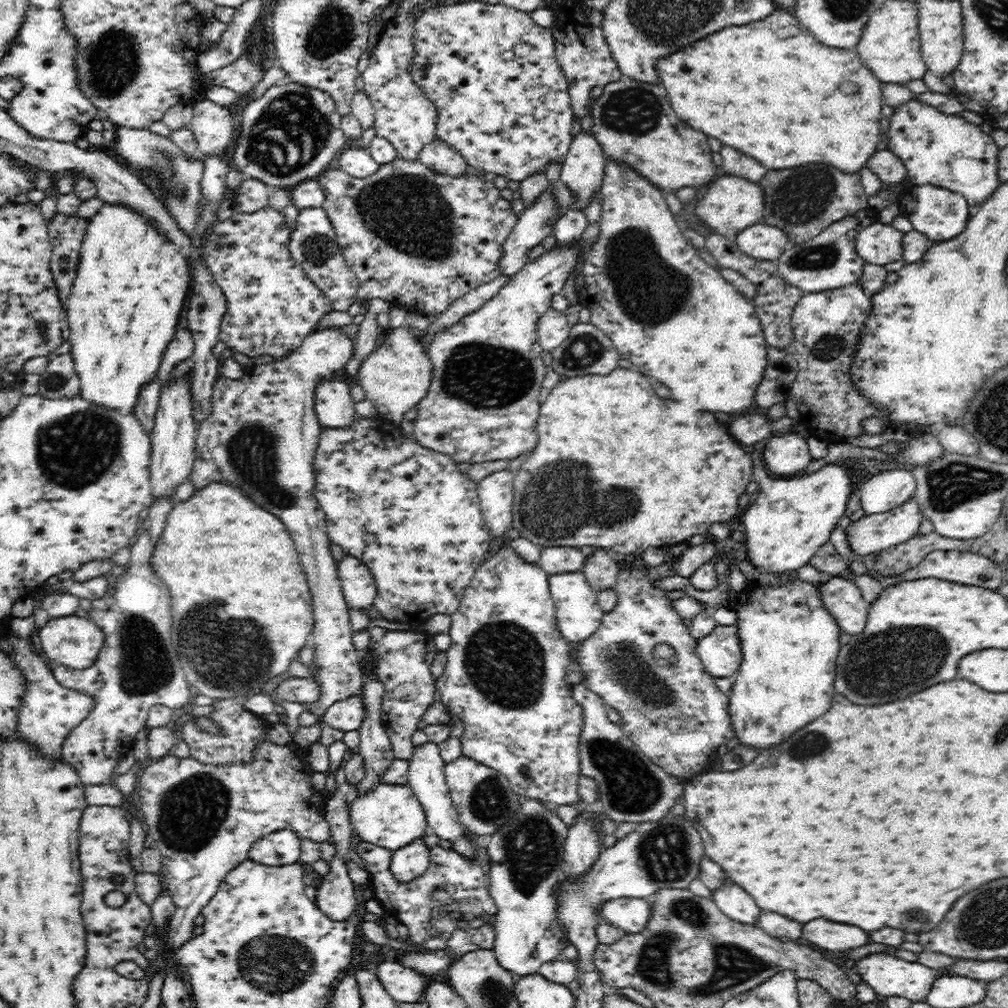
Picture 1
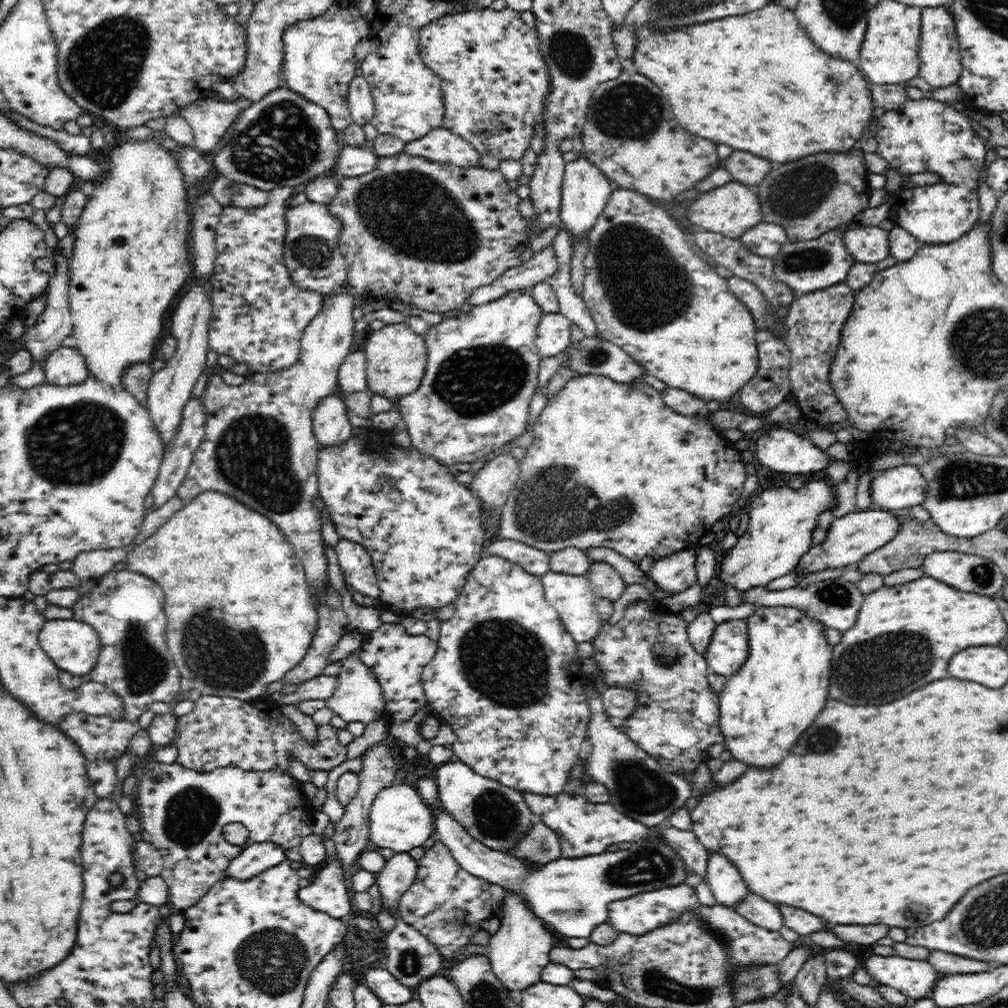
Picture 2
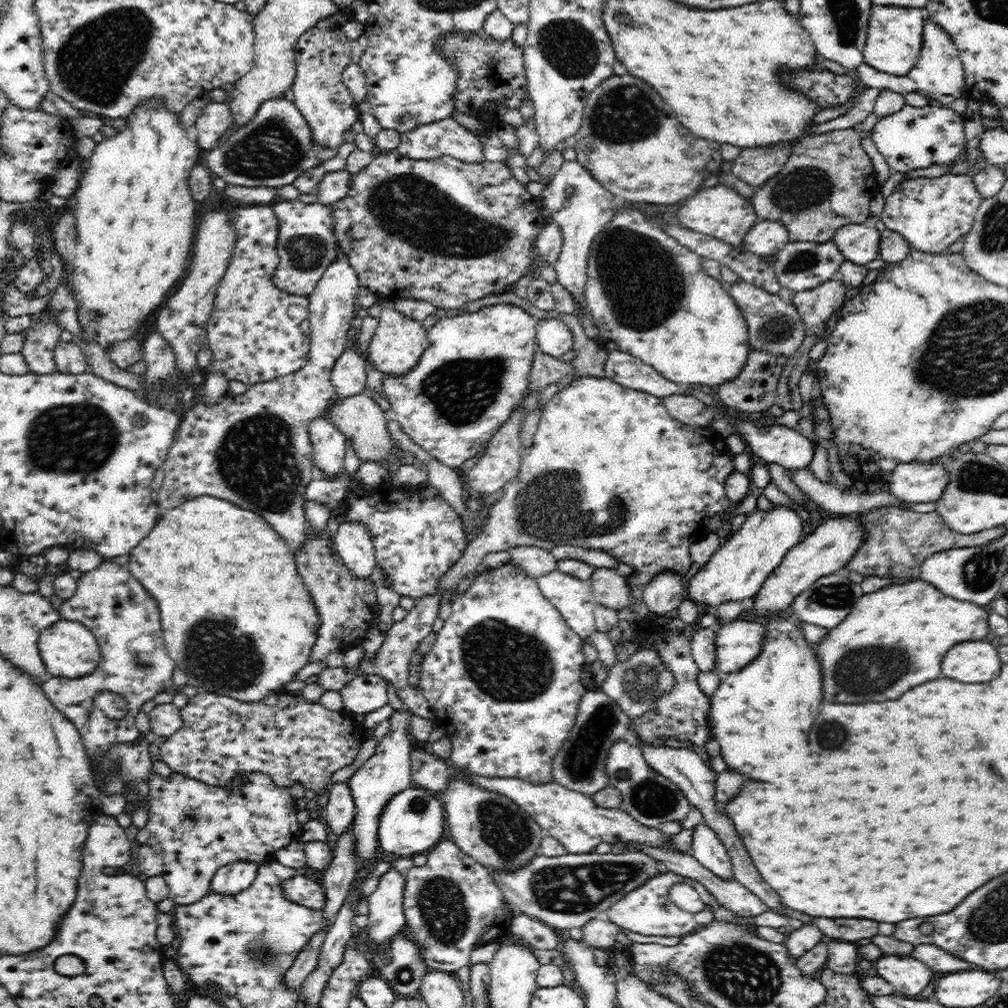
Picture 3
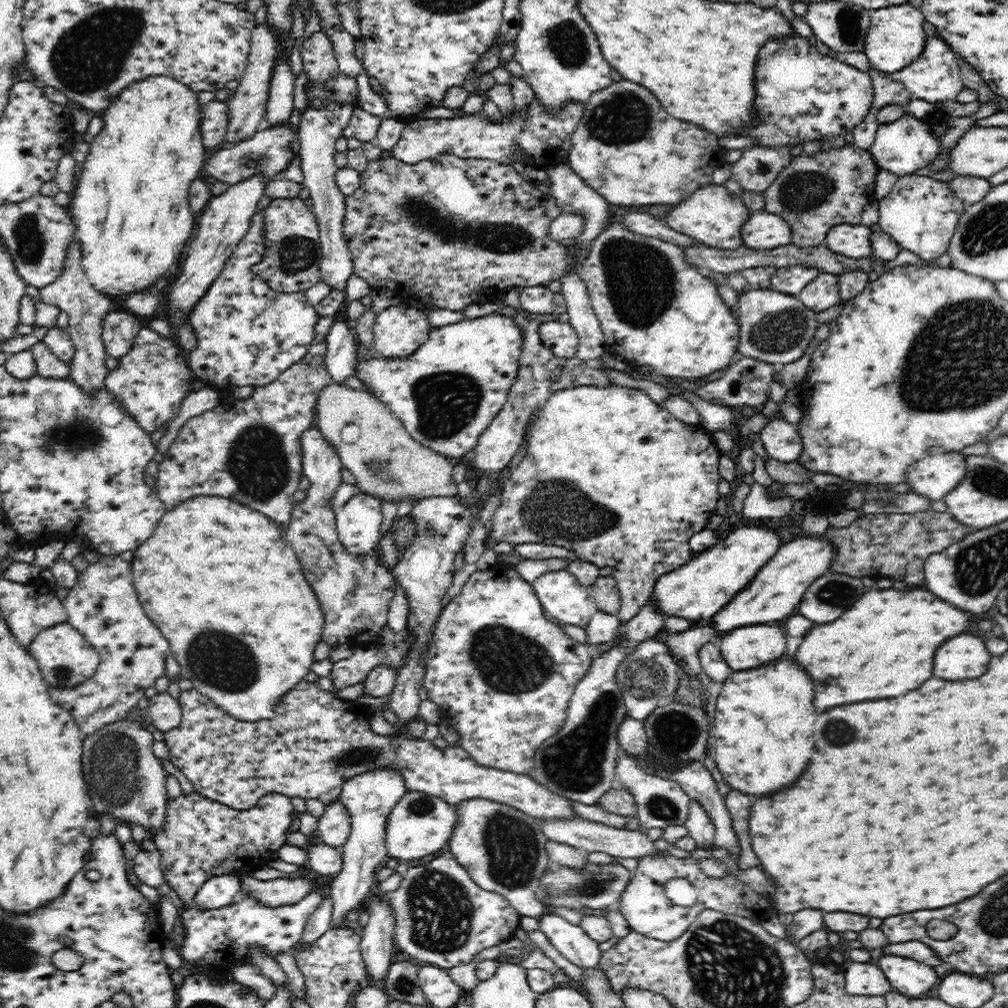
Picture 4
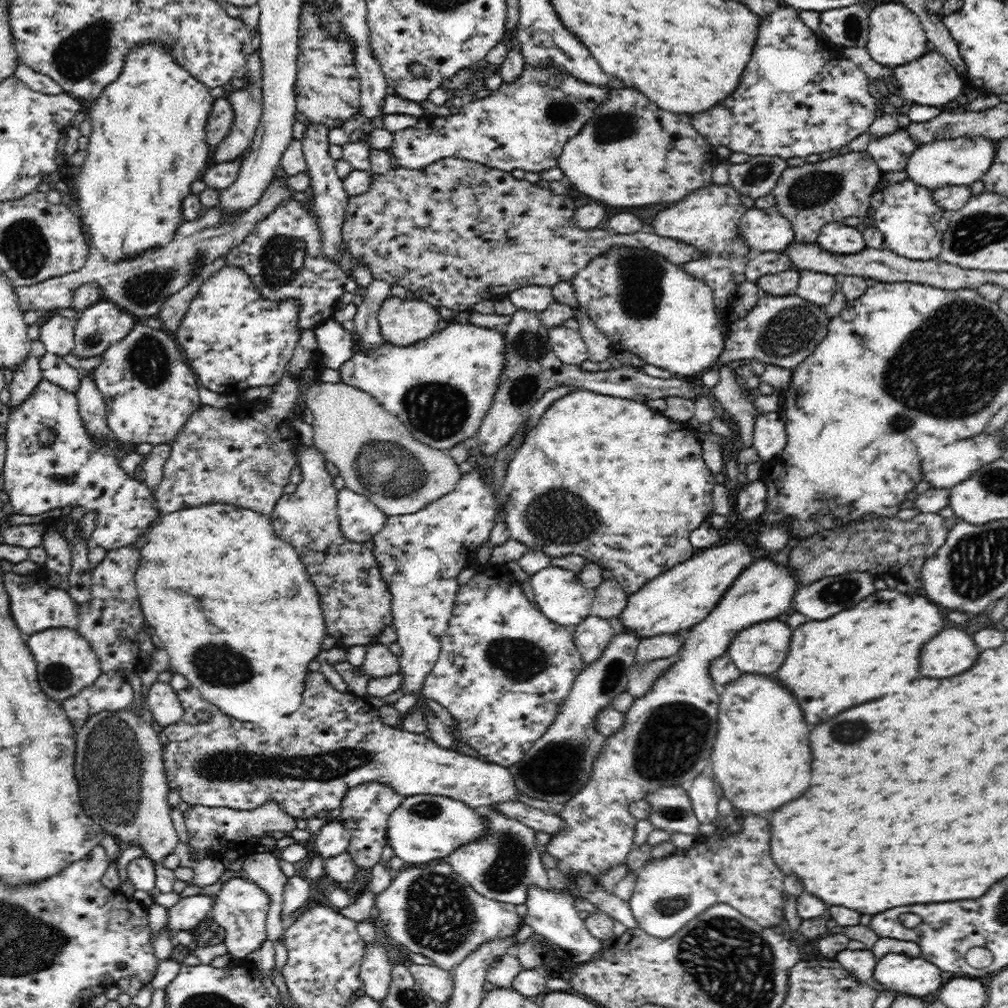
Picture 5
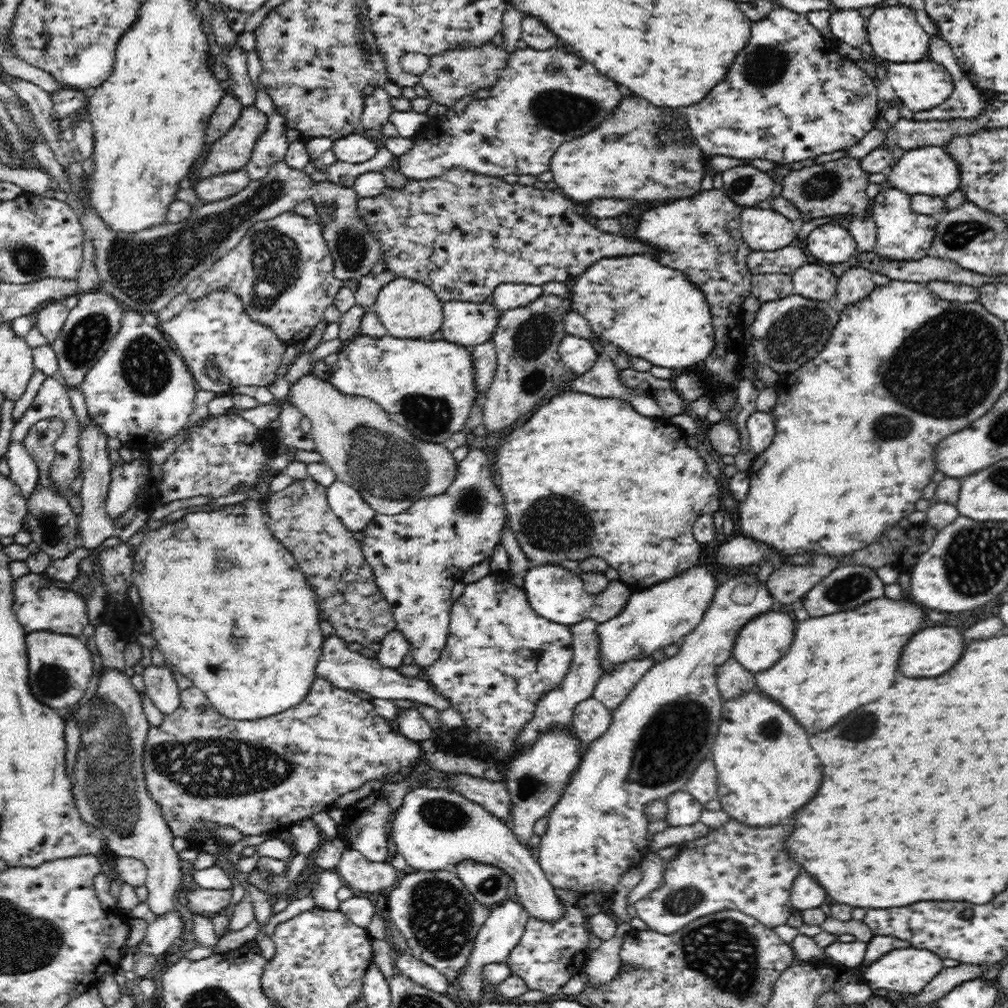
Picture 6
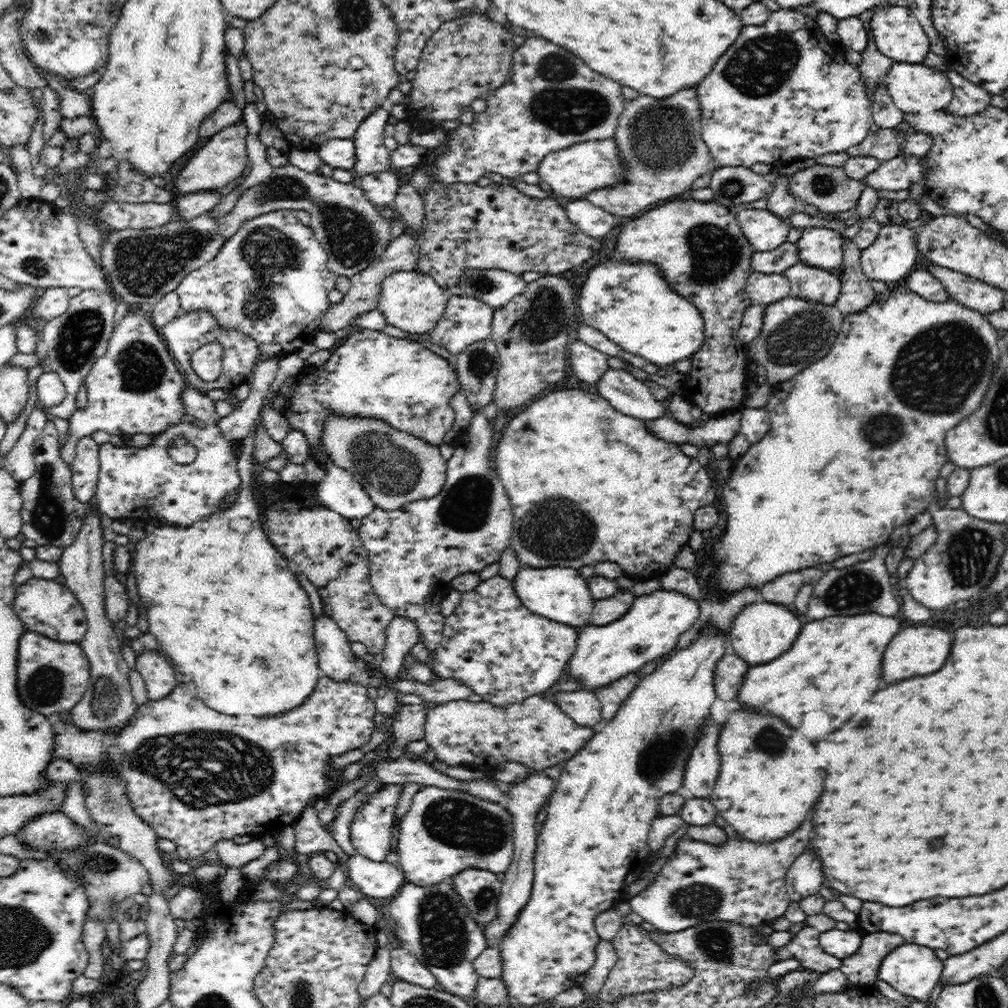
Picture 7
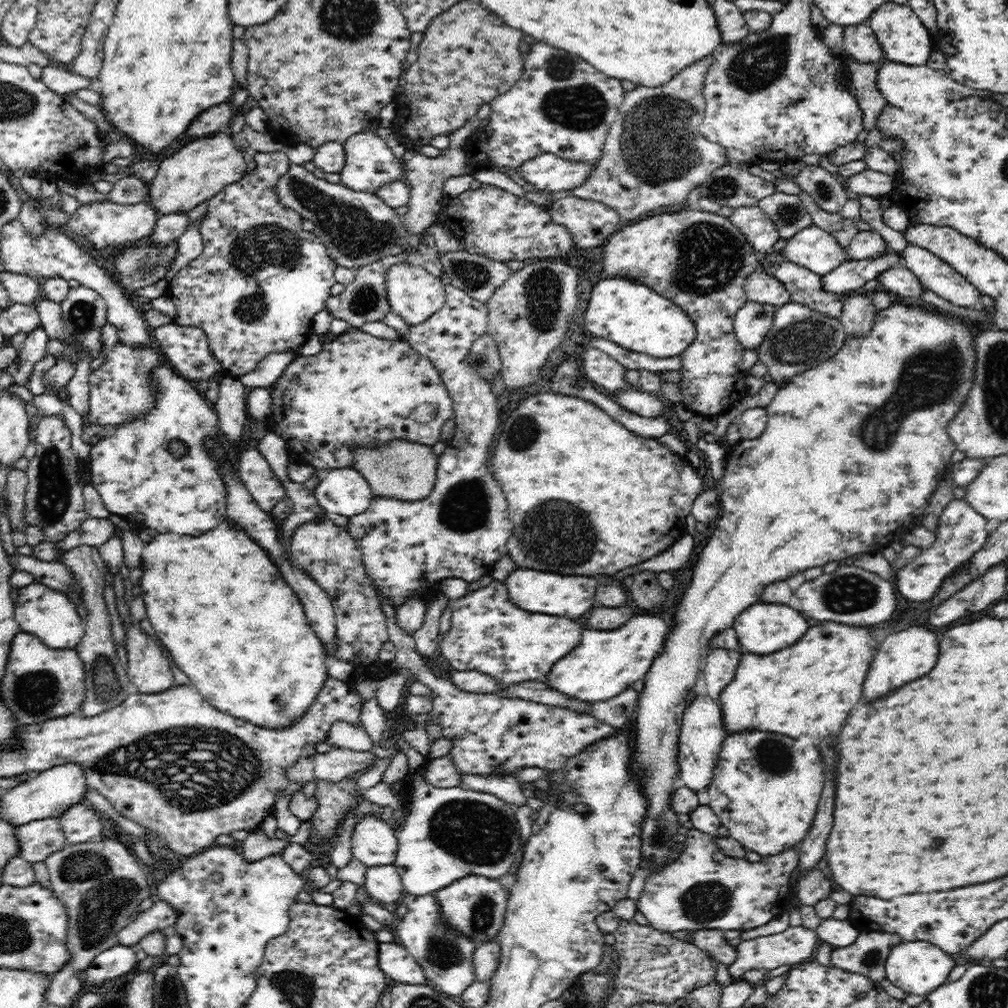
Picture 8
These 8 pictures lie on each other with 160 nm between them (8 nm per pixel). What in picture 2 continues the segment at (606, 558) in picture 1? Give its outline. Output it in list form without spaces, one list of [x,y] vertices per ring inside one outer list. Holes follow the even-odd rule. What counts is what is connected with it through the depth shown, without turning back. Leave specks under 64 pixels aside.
[[[604,561],[592,563],[585,576],[597,596],[603,596],[612,601],[618,600],[628,586],[620,573]]]

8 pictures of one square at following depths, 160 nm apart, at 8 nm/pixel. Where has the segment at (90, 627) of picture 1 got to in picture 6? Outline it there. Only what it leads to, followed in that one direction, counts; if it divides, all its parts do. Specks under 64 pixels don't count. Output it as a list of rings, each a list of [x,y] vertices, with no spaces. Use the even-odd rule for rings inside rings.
[[[51,631],[28,633],[25,639],[29,662],[29,685],[42,703],[58,710],[68,709],[86,694],[94,674],[94,660],[83,638]]]

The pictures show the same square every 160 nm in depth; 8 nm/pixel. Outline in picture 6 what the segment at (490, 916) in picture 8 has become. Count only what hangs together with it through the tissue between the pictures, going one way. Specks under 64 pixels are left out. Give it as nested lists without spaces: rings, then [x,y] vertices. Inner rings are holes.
[[[466,859],[455,864],[453,869],[480,904],[494,904],[507,898],[512,877],[495,864]]]

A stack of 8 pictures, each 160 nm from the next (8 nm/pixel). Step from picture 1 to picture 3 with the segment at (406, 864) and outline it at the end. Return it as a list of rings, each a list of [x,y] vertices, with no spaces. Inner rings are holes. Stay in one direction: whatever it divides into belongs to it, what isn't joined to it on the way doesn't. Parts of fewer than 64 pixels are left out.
[[[392,866],[378,878],[377,888],[368,901],[368,936],[376,944],[384,944],[405,924],[403,913],[406,875]]]

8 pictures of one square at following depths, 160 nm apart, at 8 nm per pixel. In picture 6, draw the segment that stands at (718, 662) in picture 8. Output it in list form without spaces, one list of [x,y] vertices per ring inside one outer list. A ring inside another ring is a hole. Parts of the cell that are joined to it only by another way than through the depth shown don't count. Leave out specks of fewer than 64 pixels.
[[[731,656],[724,664],[718,666],[716,685],[724,699],[737,697],[756,688],[755,674],[746,670]]]

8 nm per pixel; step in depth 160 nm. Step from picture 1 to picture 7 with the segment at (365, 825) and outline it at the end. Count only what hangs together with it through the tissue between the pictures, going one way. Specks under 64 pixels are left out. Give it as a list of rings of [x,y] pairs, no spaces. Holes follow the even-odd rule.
[[[437,786],[421,787],[412,797],[410,809],[398,824],[398,861],[405,880],[412,884],[428,886],[440,880],[452,880],[455,874],[466,868],[488,870],[503,874],[511,867],[515,846],[513,843],[512,817],[498,803],[482,800],[477,796],[458,790],[443,789]]]

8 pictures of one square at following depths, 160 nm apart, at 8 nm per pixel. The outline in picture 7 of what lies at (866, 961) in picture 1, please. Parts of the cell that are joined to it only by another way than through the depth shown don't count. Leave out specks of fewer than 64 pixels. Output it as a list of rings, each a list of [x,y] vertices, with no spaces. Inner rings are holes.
[[[904,943],[893,948],[883,958],[877,972],[877,980],[888,983],[898,992],[906,995],[911,1000],[923,1001],[930,1000],[933,988],[938,984],[942,975],[943,956],[931,948],[917,944]]]

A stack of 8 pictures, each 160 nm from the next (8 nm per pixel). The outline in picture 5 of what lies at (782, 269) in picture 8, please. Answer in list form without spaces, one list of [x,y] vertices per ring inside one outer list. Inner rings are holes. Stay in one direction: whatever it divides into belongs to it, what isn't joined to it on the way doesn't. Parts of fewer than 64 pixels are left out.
[[[799,271],[797,295],[812,304],[825,307],[839,287],[837,278],[814,271]]]

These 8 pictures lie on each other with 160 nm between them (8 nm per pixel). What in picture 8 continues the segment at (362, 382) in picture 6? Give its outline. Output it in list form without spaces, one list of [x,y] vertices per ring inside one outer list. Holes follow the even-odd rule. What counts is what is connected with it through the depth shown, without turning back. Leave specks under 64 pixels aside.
[[[350,329],[339,335],[332,342],[323,344],[323,349],[315,356],[308,357],[302,355],[294,359],[284,370],[280,380],[269,389],[272,395],[272,414],[269,415],[267,420],[267,428],[275,430],[285,440],[290,461],[312,465],[321,472],[334,470],[335,468],[352,467],[352,454],[350,452],[350,446],[352,444],[376,447],[380,444],[386,444],[390,440],[394,440],[394,438],[400,438],[433,447],[440,441],[440,434],[444,423],[454,416],[453,400],[451,399],[450,393],[440,373],[427,356],[422,356],[404,338],[396,340],[382,339],[374,337],[360,329]]]

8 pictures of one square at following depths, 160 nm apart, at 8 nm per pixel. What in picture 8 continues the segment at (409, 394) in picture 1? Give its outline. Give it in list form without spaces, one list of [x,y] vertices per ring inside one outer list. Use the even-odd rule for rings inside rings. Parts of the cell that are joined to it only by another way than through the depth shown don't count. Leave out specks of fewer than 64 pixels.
[[[410,263],[395,264],[388,269],[385,280],[390,311],[395,312],[410,326],[422,324],[444,306],[445,285],[439,276],[432,275],[422,267]]]

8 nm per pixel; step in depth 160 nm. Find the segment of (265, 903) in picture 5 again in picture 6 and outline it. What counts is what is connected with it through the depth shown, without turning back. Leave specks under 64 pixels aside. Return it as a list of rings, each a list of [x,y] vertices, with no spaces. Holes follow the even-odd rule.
[[[190,886],[184,899],[188,900],[189,910],[193,914],[212,917],[230,906],[232,893],[232,888],[214,890]]]

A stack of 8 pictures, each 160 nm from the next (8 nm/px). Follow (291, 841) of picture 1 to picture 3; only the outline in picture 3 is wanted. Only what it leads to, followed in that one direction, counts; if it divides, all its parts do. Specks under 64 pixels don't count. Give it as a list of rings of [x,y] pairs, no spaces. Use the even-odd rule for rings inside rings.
[[[240,860],[220,867],[211,880],[211,890],[214,892],[242,892],[248,888],[257,877],[262,862]]]

